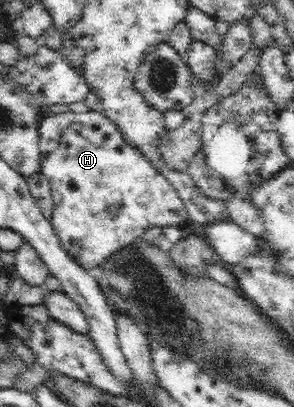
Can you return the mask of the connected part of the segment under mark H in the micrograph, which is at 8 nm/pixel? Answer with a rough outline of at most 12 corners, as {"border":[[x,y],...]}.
{"border":[[92,109],[40,122],[51,225],[88,270],[189,218]]}

